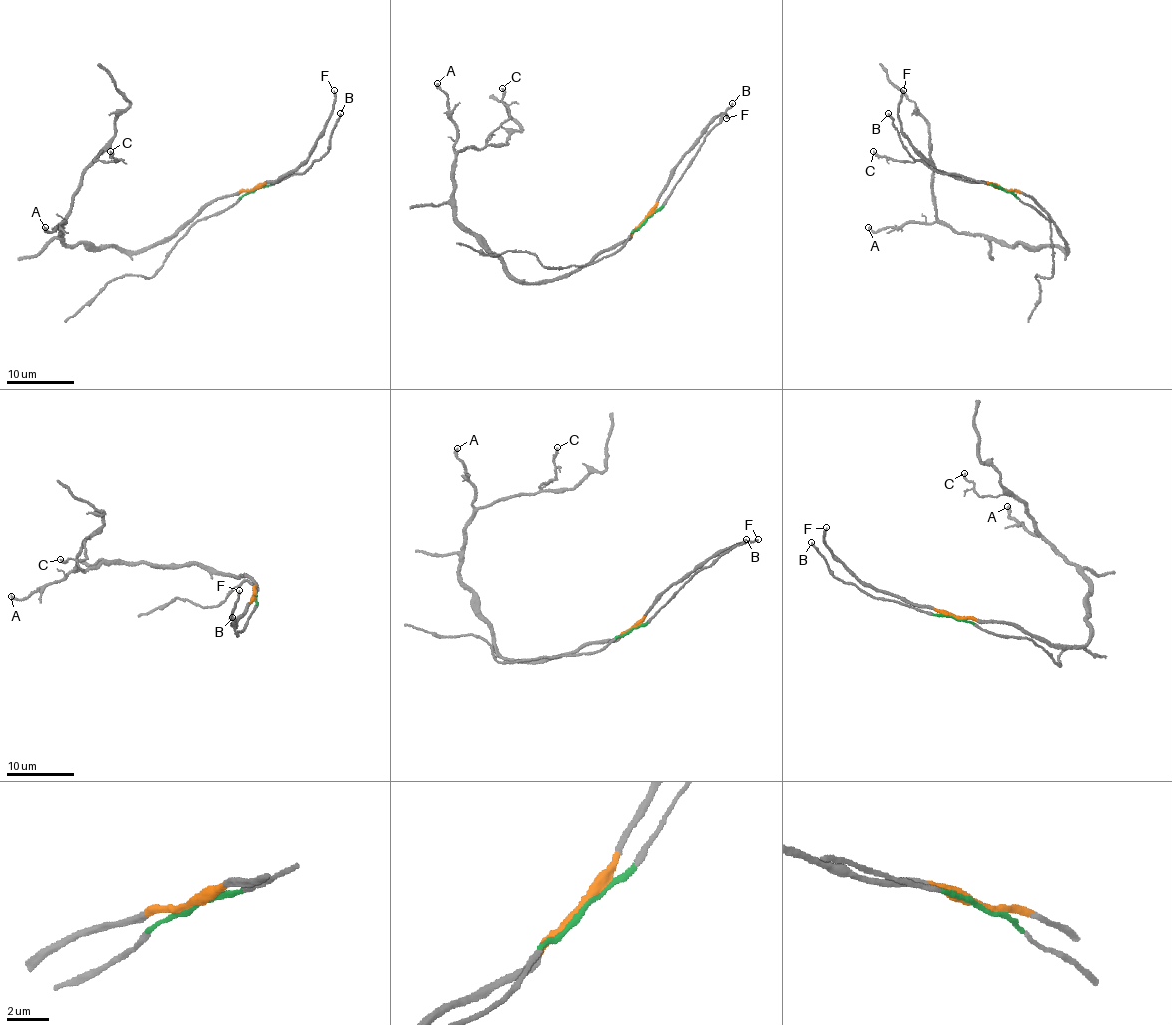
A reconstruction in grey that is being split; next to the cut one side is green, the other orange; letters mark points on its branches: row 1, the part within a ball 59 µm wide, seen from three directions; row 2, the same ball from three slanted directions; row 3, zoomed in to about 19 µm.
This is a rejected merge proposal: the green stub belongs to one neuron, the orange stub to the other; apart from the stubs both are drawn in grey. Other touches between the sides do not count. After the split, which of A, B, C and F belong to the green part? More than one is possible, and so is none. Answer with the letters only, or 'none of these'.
B

